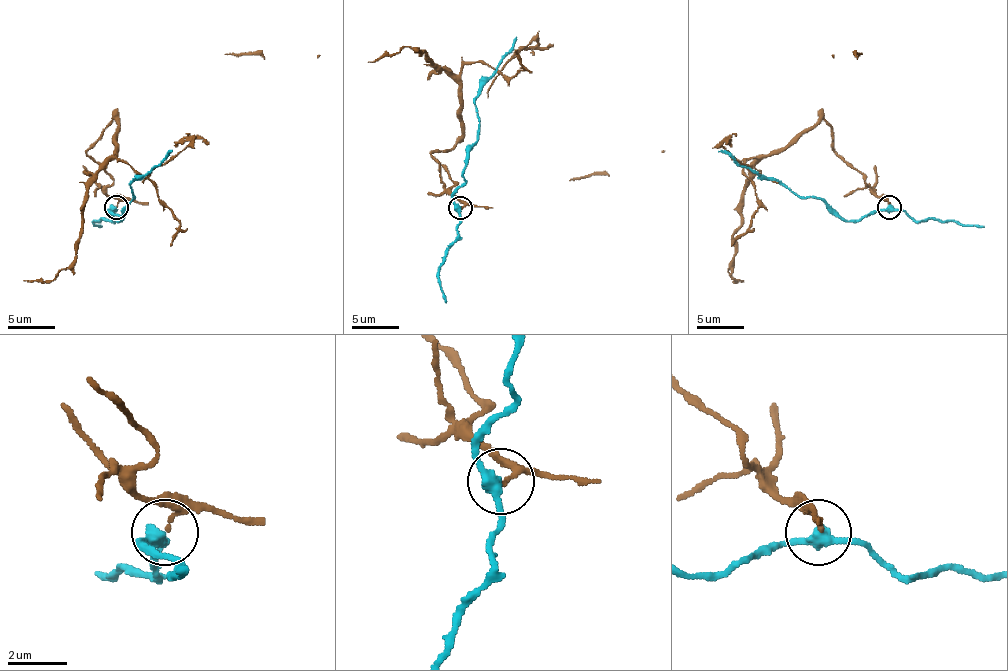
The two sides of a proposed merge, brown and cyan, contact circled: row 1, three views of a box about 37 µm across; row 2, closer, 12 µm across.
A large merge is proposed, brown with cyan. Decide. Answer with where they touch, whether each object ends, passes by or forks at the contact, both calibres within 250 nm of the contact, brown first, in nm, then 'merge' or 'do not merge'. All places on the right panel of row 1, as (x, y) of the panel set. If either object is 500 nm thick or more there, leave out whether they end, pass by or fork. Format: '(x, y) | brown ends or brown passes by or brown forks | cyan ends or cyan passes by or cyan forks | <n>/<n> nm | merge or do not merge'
(889, 207) | brown ends | cyan passes by | 140/360 nm | do not merge

